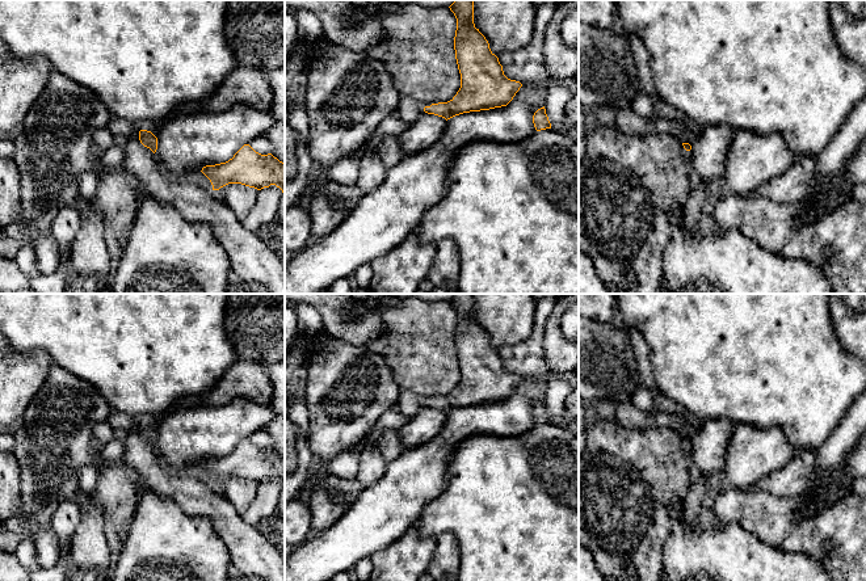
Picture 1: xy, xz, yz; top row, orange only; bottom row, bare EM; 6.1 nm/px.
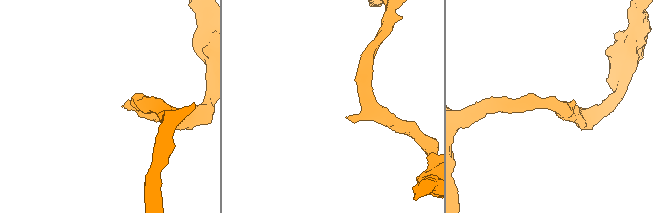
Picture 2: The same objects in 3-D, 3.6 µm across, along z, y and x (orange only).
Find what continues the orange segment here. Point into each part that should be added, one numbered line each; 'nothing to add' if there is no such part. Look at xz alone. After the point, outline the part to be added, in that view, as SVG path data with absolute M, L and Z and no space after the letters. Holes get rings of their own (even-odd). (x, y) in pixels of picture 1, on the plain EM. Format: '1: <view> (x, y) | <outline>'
1: xz (410, 403) | M402 391L399 396L399 413L402 413L407 420L412 418L421 408L424 408L424 401L432 397L425 397L416 395L411 391Z

